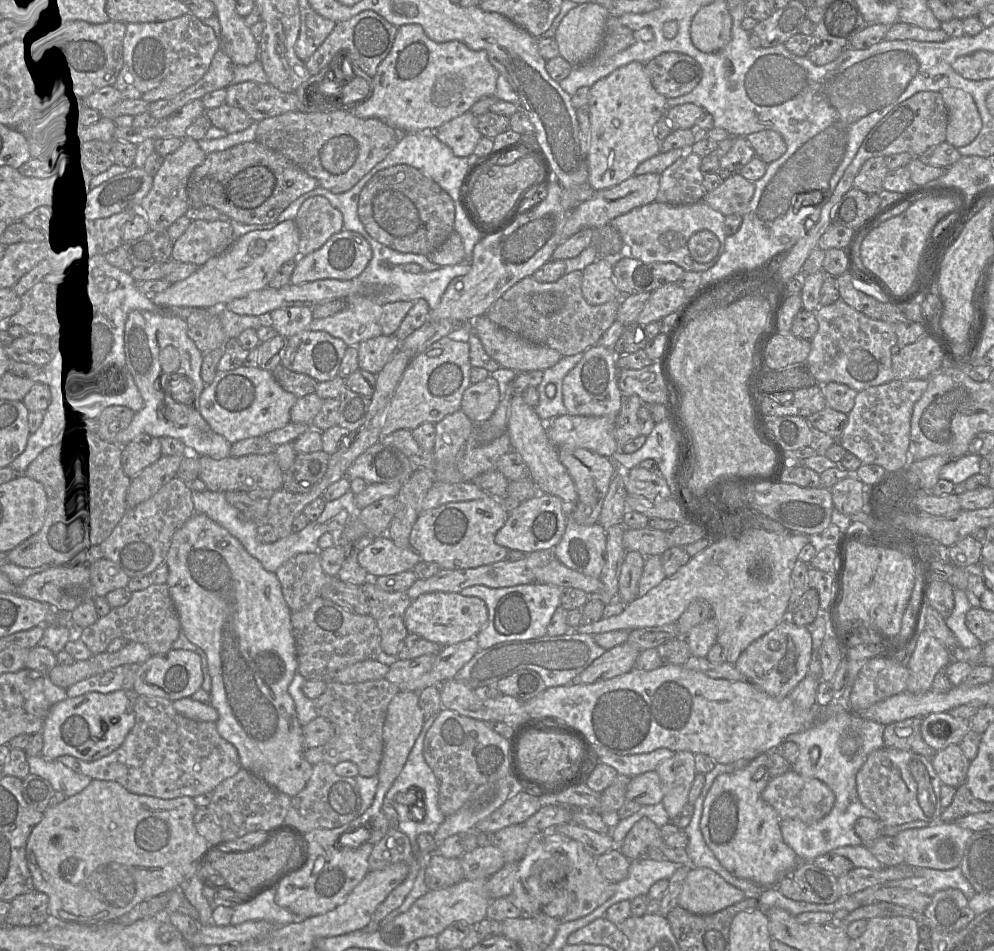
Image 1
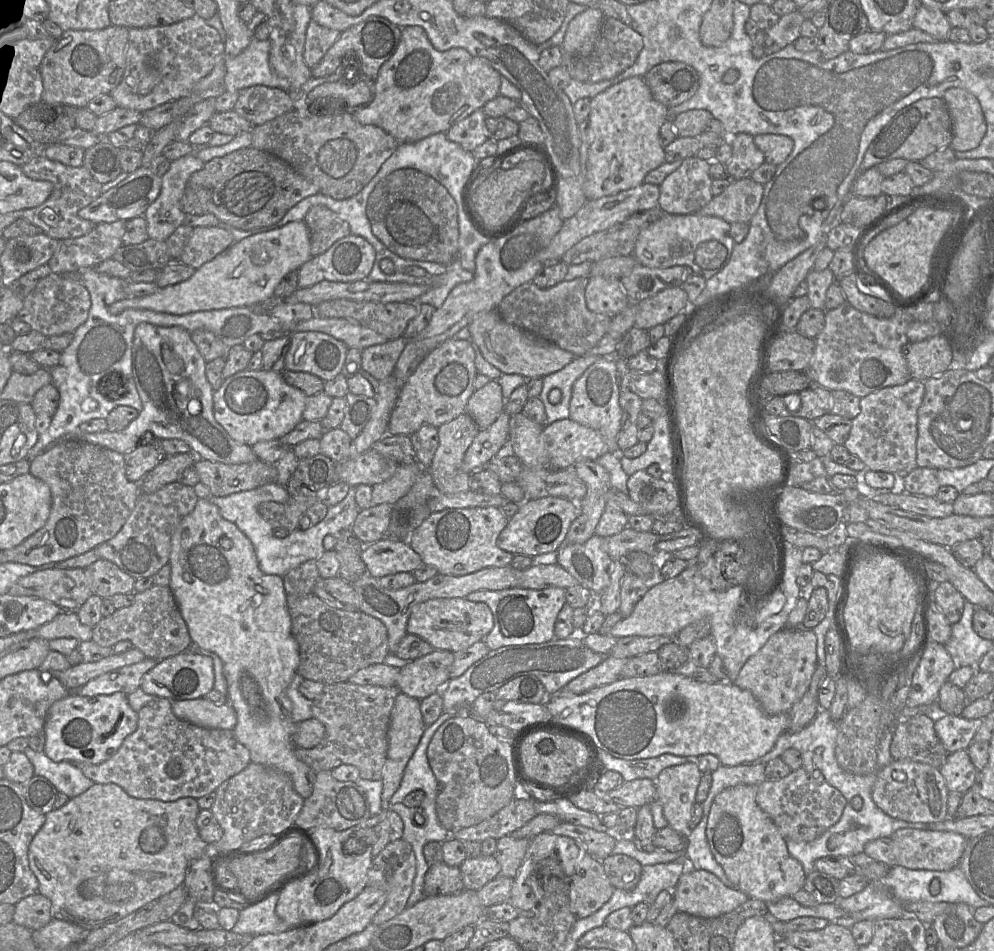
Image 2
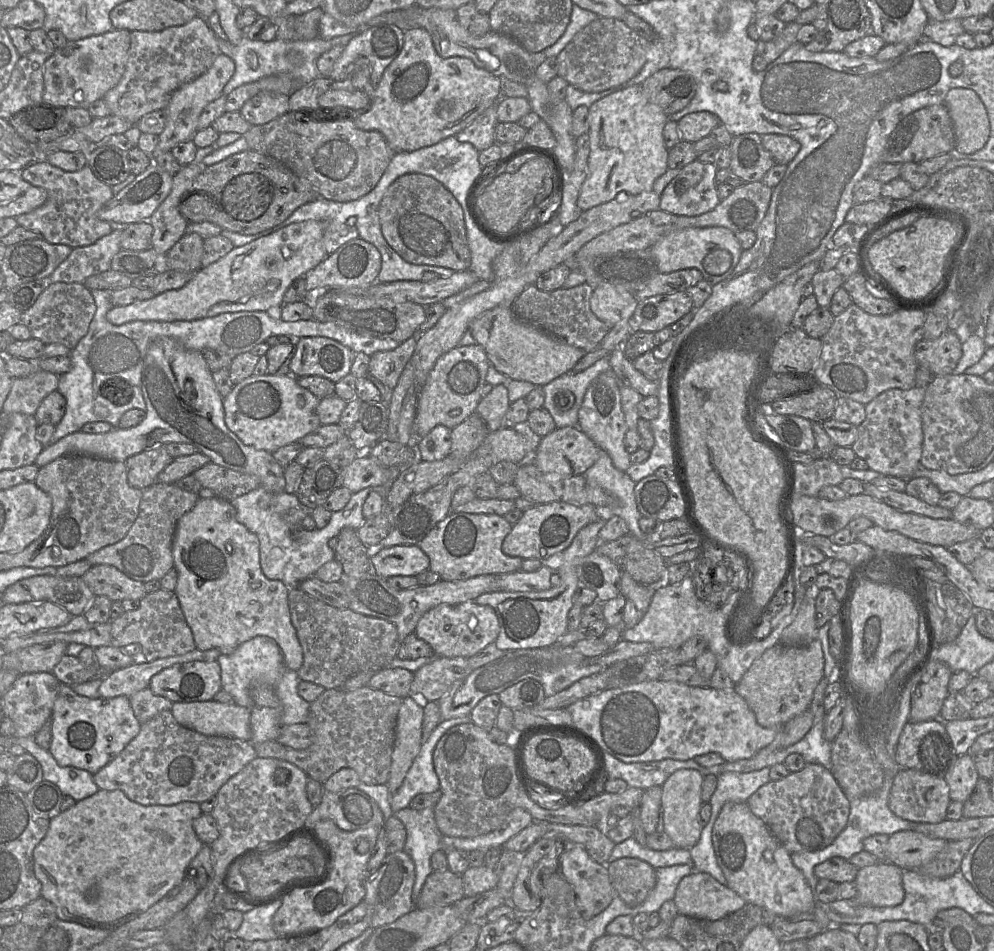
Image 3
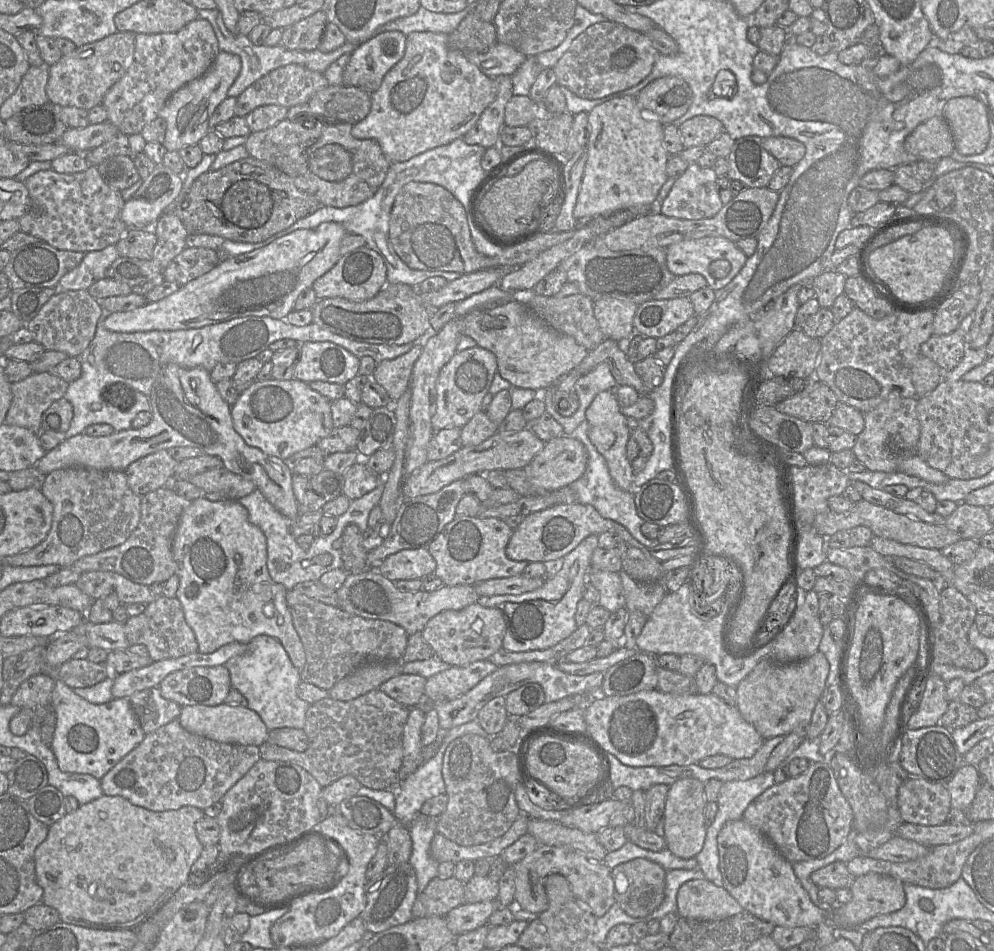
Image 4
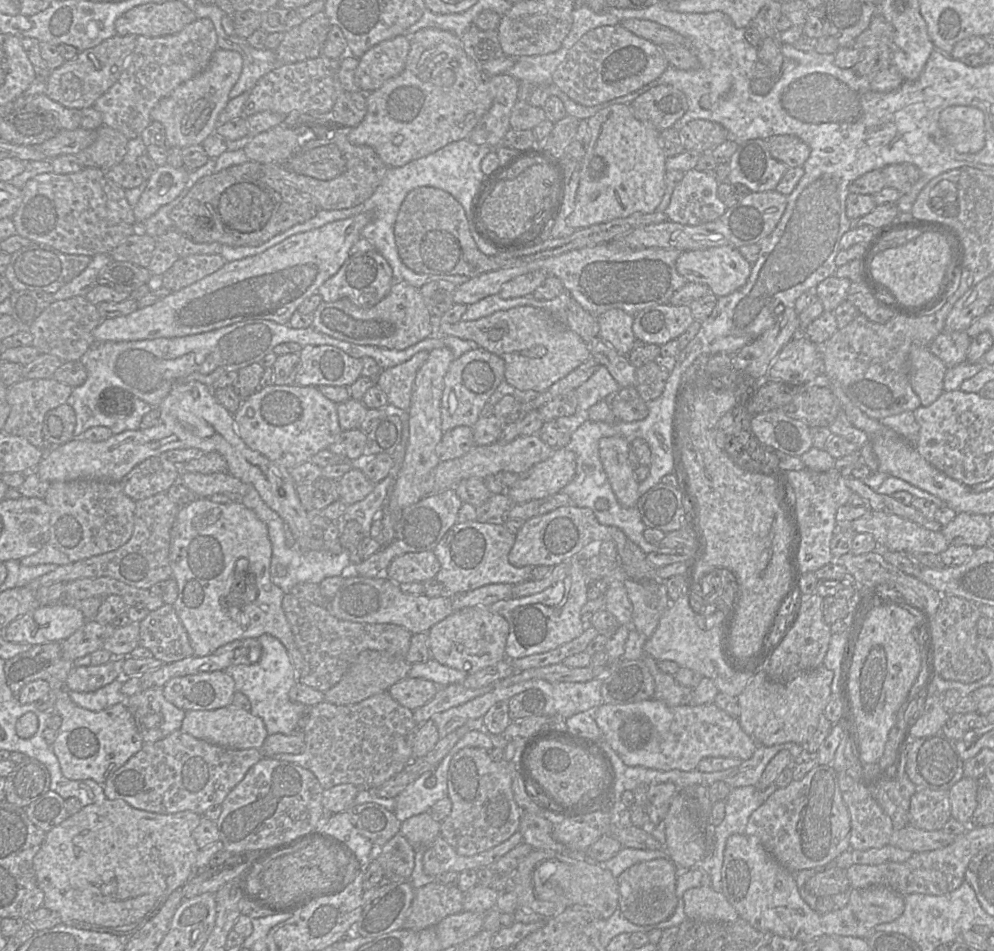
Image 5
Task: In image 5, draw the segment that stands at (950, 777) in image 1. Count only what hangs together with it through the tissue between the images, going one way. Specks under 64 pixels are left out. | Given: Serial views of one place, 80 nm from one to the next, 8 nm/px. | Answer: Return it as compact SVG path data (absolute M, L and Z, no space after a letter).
M964 776L949 789L951 816L968 826L977 807L977 780Z

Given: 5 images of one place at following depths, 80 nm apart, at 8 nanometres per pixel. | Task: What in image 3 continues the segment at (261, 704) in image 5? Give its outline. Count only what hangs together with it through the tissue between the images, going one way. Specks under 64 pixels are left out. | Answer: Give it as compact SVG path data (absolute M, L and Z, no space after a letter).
M257 636L239 645L231 654L220 655L217 662L221 669L222 690L230 694L234 703L251 707L250 690L253 686L269 686L282 704L281 726L306 723L310 703L298 695L300 682L297 671L288 669L279 646L272 638Z

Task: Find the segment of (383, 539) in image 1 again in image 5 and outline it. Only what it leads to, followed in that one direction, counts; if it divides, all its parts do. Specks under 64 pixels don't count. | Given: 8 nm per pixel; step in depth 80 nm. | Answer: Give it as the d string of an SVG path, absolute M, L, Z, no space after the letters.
M433 551L410 552L394 558L385 574L397 585L436 578L440 563Z

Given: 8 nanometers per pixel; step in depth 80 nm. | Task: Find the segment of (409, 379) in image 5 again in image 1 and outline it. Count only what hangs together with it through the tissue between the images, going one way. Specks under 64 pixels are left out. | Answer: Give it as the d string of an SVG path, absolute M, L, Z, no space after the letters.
M380 335L360 342L358 350L358 366L360 369L377 374L392 358L401 345L395 336Z

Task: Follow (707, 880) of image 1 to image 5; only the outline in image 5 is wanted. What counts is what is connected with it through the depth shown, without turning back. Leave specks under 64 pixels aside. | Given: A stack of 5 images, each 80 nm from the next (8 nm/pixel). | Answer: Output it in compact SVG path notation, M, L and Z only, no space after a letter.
M700 885L683 894L684 912L687 919L700 921L735 921L738 912L722 892L710 886Z

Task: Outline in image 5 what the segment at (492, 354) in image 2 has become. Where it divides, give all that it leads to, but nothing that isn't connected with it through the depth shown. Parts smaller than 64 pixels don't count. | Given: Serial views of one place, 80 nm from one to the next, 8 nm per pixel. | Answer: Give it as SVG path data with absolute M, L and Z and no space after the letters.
M517 306L508 310L497 311L491 315L488 315L488 316L485 316L485 317L482 317L480 319L473 320L473 321L461 320L455 324L436 322L436 333L442 336L454 336L463 340L474 341L475 343L479 345L479 348L485 349L488 352L491 352L501 357L505 362L505 373L504 373L505 380L511 386L513 386L515 389L519 391L533 390L538 393L542 393L545 390L547 390L551 385L553 385L555 382L566 377L571 371L579 367L581 364L587 361L591 356L589 345L585 343L585 341L577 333L573 332L568 327L556 322L552 318L550 312L540 309L540 308L535 308L532 306Z

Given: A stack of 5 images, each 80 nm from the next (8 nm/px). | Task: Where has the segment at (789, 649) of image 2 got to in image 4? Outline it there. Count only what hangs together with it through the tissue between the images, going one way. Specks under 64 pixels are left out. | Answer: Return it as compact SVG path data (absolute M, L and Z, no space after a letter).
M818 650L814 655L792 663L761 660L737 685L737 708L745 721L765 739L786 736L798 728L807 728L813 710L823 695L829 663Z

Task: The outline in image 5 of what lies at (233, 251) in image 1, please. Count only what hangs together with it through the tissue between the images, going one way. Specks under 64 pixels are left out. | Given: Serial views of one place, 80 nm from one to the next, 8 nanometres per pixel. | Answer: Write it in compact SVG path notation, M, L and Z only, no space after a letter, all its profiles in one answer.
M363 212L344 220L330 222L317 229L292 235L261 253L226 262L214 273L177 292L172 292L153 305L137 309L126 316L102 319L93 331L94 343L184 337L213 331L250 319L288 324L303 301L318 293L319 287L338 272L350 257L352 246L361 238L362 229L373 220L373 212Z

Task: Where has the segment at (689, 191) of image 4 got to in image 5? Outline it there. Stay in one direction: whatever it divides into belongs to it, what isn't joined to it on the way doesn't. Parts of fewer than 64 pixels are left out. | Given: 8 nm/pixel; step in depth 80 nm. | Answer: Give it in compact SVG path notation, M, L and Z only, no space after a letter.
M694 168L685 172L682 180L673 188L670 203L664 211L668 220L686 225L700 225L722 216L727 206L718 197L718 184L713 171L699 171Z

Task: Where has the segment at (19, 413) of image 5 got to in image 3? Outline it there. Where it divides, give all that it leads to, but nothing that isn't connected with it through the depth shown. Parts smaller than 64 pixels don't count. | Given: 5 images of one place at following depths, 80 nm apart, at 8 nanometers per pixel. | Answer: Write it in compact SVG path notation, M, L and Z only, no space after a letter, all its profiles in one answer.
M41 369L29 377L12 379L3 411L34 416L43 399L58 390L58 382L58 375Z

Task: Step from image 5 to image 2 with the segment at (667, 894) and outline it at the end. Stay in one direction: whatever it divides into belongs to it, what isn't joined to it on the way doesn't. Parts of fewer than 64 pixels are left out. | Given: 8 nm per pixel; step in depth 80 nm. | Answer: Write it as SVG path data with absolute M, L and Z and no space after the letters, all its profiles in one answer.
M611 854L601 861L604 872L615 889L632 891L642 873L642 865L624 854Z

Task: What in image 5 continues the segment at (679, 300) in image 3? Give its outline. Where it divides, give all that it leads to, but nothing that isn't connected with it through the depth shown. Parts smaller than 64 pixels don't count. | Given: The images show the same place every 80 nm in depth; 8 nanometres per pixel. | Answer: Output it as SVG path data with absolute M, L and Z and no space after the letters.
M657 304L634 316L632 330L636 339L662 346L677 339L694 321L689 306Z

